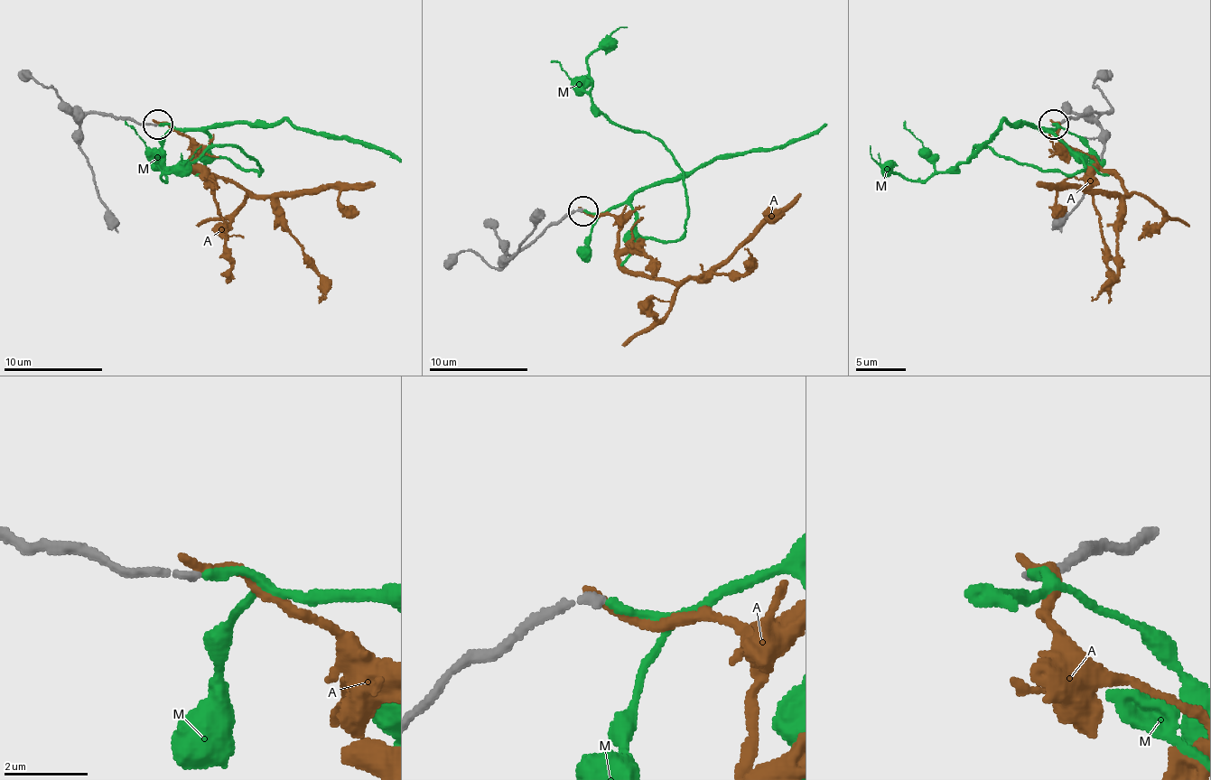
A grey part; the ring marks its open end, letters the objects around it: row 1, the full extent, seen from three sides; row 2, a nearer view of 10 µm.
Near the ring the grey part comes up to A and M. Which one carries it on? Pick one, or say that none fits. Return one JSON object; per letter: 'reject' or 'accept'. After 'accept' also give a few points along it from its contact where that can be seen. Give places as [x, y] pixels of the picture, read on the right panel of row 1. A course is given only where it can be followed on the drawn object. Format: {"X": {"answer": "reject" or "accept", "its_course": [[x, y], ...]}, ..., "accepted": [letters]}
{"A": {"answer": "reject"}, "M": {"answer": "accept", "its_course": [[1053, 124], [1046, 129], [1083, 171], [1038, 171], [976, 146], [924, 181], [889, 173], [870, 146]]}, "accepted": ["M"]}

